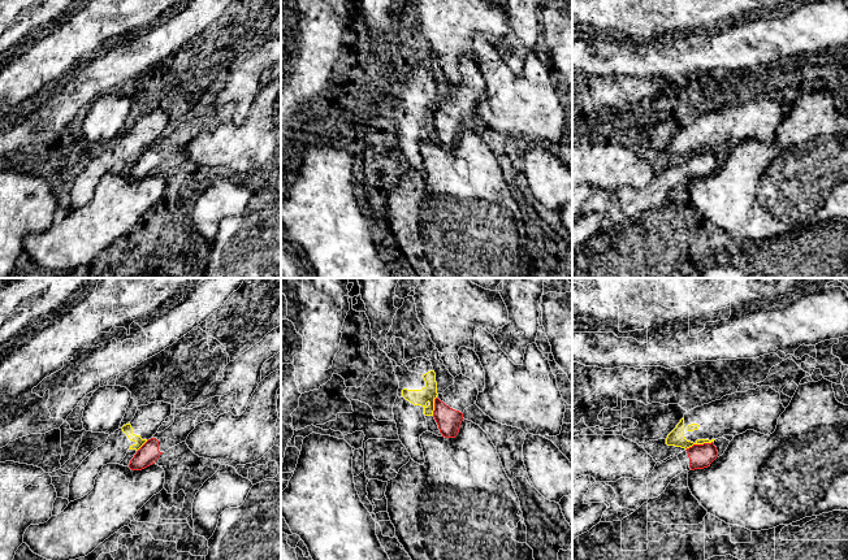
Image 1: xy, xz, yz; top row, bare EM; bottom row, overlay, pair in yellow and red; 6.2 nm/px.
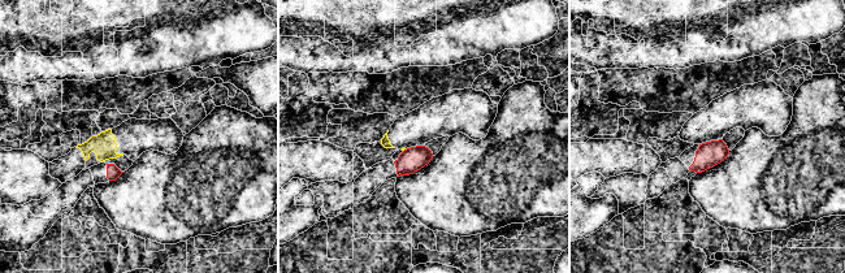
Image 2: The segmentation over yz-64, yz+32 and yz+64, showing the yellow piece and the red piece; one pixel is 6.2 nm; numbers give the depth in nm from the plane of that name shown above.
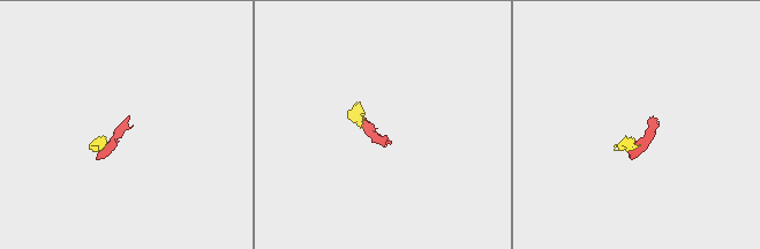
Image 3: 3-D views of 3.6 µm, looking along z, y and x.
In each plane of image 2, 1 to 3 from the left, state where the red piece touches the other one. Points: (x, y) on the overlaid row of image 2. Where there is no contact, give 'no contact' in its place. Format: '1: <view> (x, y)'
1: no contact
2: no contact
3: no contact

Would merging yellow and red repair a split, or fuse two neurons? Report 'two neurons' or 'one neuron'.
two neurons

